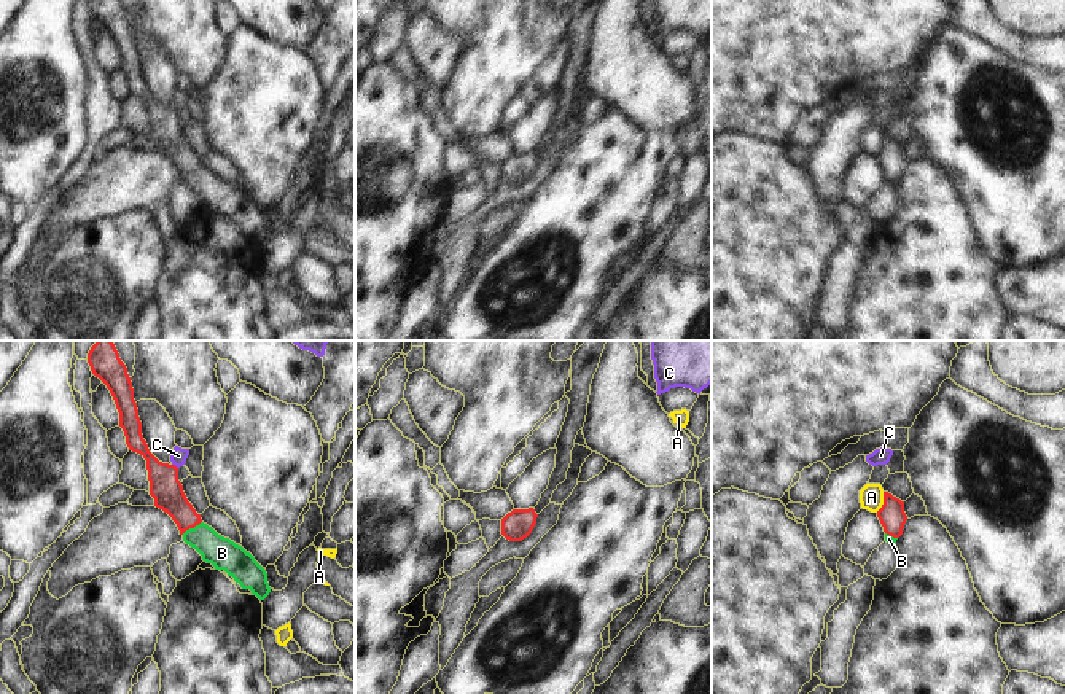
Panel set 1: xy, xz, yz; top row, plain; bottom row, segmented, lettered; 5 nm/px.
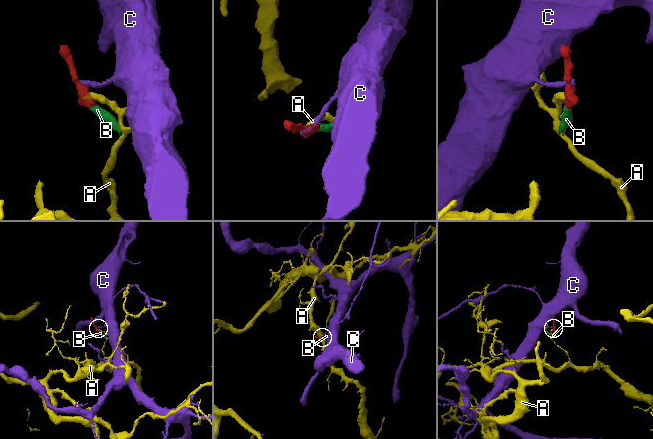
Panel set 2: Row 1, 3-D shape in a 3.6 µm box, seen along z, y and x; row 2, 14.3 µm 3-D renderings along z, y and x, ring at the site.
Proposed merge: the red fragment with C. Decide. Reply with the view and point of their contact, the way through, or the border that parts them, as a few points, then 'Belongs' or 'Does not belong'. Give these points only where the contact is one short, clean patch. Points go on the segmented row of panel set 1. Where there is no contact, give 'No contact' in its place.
Touches red at xy (175, 467). Boundary: xy (172, 463), (177, 468). Does not belong.

